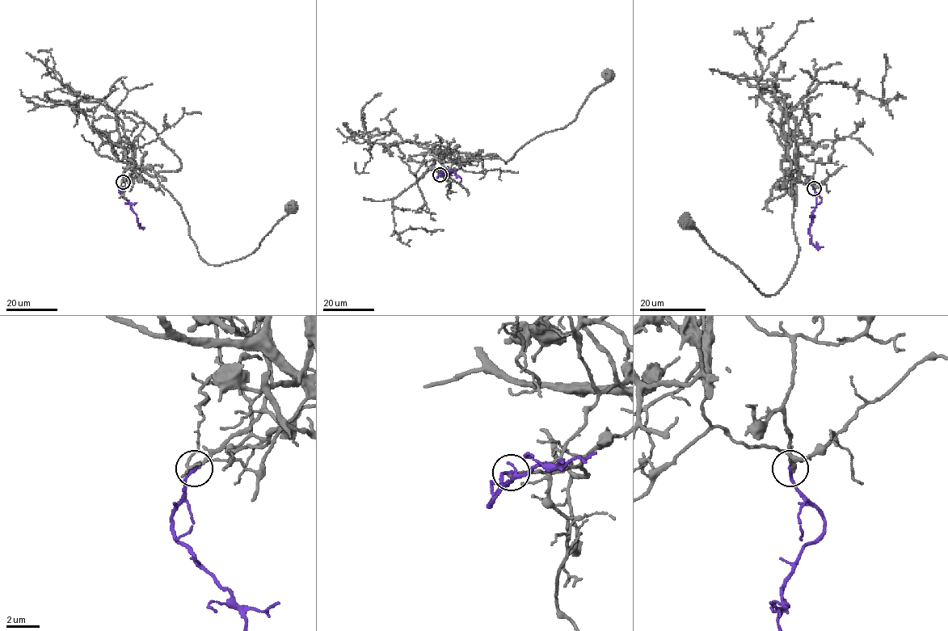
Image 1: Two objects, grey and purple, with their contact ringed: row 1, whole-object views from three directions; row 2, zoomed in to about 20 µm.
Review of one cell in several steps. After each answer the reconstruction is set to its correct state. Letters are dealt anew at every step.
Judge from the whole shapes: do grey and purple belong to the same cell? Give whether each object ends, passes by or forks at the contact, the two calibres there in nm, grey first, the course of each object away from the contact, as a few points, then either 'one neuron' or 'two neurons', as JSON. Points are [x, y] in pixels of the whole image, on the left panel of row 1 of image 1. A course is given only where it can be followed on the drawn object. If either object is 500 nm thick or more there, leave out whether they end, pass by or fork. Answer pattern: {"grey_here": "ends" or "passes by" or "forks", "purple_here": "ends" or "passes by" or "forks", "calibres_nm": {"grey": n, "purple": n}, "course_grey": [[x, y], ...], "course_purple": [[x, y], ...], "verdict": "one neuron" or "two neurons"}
{"grey_here": "passes by", "purple_here": "ends", "calibres_nm": {"grey": 220, "purple": 240}, "course_grey": [[123, 182], [143, 170], [156, 177], [180, 205], [199, 255], [212, 265], [251, 254], [271, 229], [294, 208]], "course_purple": [[123, 182], [120, 192], [128, 202], [139, 225], [143, 227]], "verdict": "one neuron"}

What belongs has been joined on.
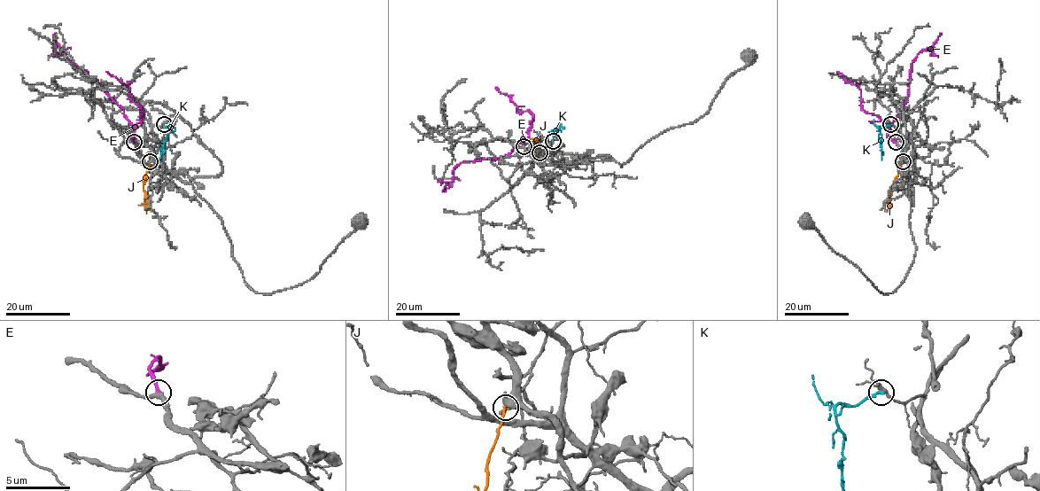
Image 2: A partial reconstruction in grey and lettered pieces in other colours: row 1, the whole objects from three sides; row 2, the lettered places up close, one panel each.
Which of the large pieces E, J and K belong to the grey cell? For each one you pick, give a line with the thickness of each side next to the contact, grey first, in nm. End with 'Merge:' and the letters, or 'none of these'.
E: calibres 340 and 240 nm
Merge: E

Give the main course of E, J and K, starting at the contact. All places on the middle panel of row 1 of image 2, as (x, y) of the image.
E: (523, 146), (523, 137), (512, 151), (502, 157), (461, 162), (454, 170), (453, 179), (444, 187), (446, 190)
J: (539, 153), (532, 144), (536, 139)
K: (553, 141), (559, 129), (547, 132)

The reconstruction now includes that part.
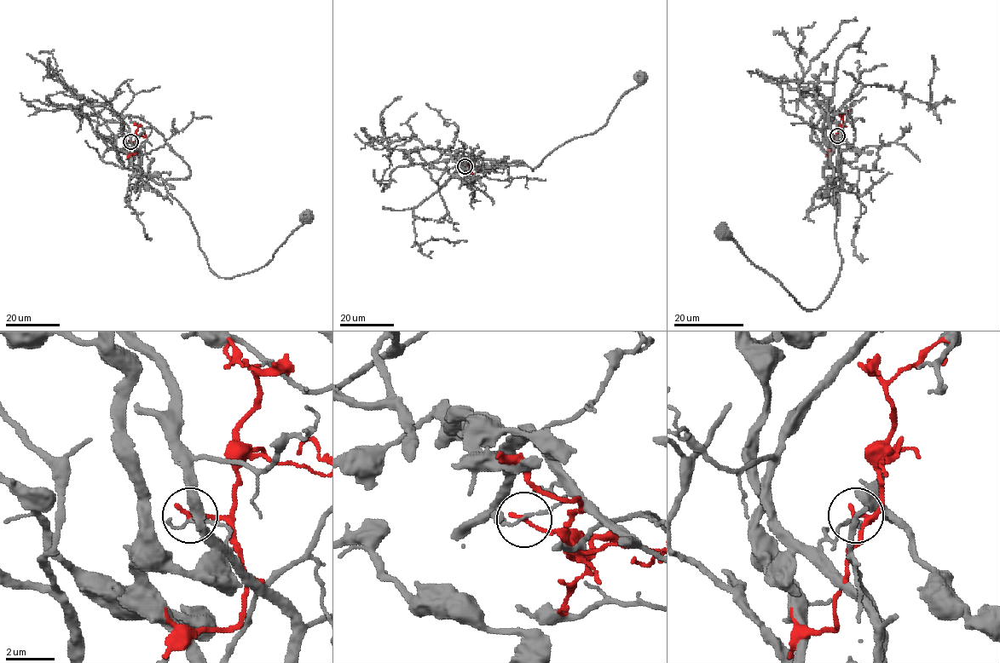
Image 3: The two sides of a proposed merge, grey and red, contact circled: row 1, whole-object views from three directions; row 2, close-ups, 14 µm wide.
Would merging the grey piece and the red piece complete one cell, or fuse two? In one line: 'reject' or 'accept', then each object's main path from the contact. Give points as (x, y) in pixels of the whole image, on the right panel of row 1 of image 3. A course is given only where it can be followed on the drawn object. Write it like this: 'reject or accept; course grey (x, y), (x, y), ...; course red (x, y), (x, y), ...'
reject; course grey (837, 135), (841, 266), (817, 308), (806, 309), (720, 233); course red (837, 135), (841, 134), (841, 118), (849, 110), (849, 114)

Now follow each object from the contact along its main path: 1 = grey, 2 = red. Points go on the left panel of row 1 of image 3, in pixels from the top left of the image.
1: (130, 141), (141, 153), (141, 169), (189, 215), (199, 248), (219, 277), (264, 266), (309, 218)
2: (130, 141), (135, 141), (137, 125), (135, 122), (135, 125)

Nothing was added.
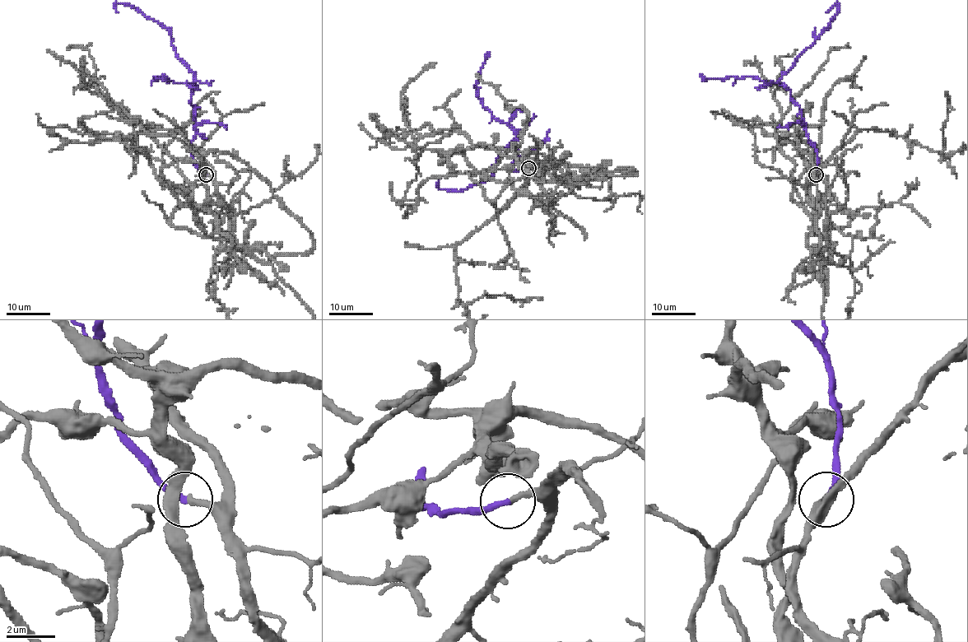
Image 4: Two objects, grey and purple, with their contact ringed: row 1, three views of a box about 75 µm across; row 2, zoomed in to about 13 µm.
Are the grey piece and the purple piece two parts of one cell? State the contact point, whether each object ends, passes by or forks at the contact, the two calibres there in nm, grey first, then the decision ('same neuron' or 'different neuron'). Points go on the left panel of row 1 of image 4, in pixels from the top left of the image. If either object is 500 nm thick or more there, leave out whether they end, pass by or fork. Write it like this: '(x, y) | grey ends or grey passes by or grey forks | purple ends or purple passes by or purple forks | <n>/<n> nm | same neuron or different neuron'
(206, 174) | grey passes by | purple ends | 170/240 nm | same neuron

